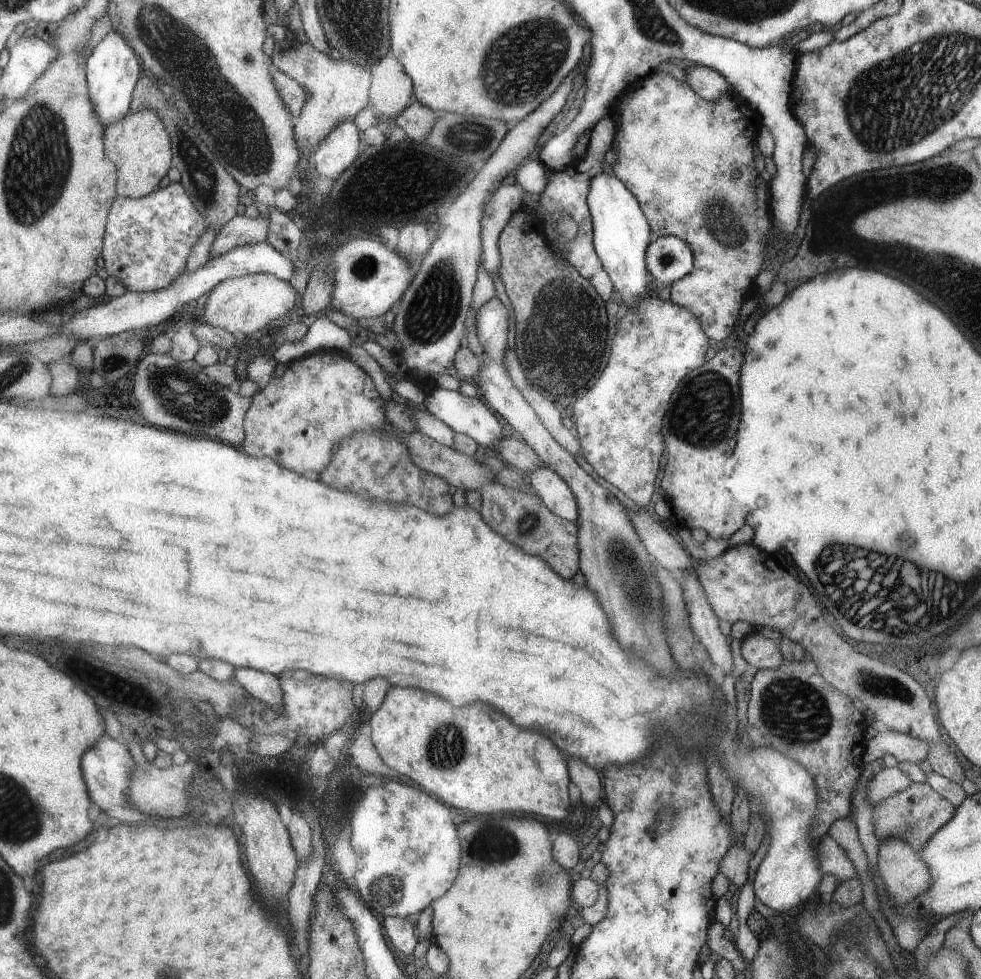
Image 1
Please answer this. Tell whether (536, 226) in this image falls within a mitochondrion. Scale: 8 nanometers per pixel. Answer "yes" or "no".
no

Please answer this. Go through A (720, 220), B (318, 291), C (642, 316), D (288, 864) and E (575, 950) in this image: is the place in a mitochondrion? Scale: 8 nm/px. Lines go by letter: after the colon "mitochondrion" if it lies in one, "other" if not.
A: mitochondrion
B: other
C: other
D: other
E: other

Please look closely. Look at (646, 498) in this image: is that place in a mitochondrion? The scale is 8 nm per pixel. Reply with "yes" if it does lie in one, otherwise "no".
no

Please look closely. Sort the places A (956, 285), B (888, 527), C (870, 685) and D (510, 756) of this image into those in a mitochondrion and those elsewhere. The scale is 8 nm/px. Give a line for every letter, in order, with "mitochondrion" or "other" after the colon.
A: mitochondrion
B: other
C: mitochondrion
D: other

